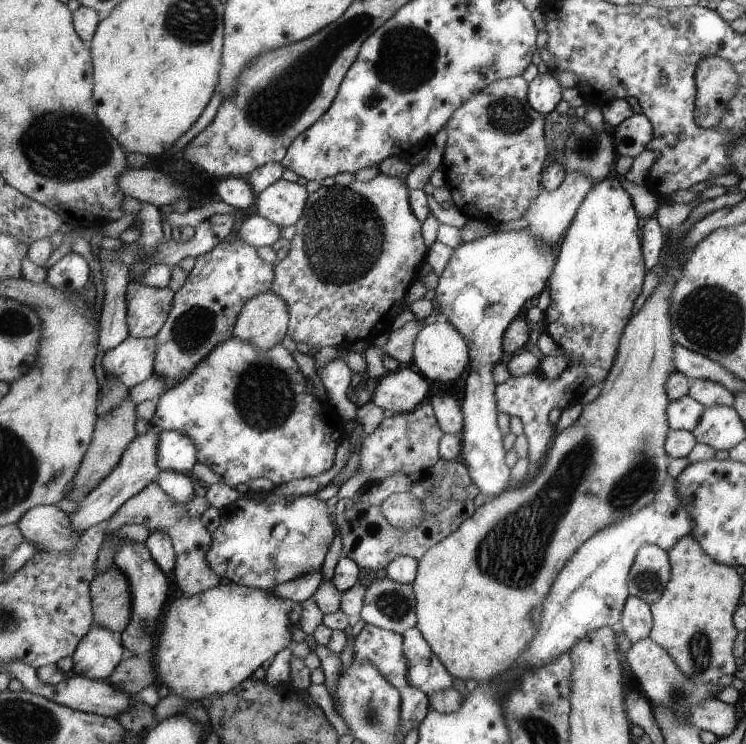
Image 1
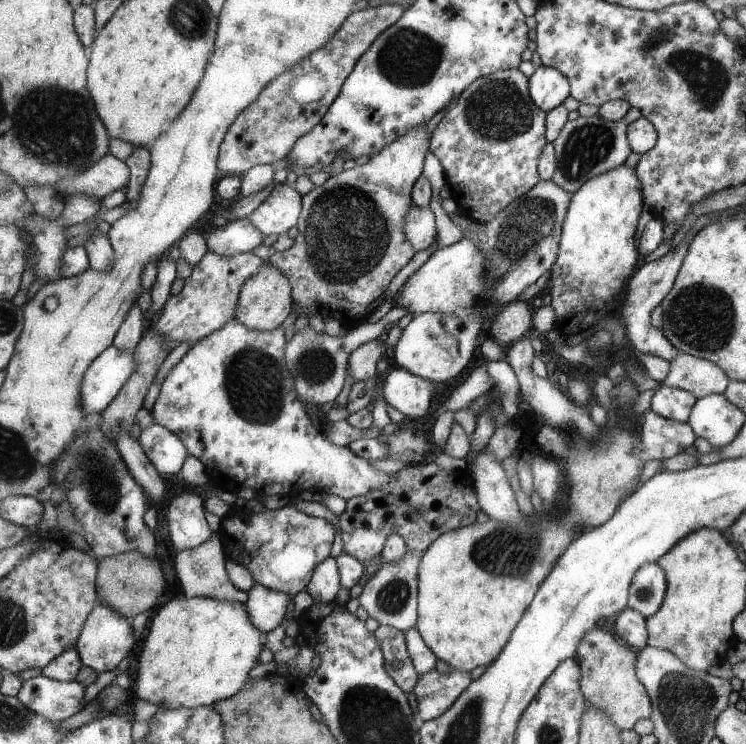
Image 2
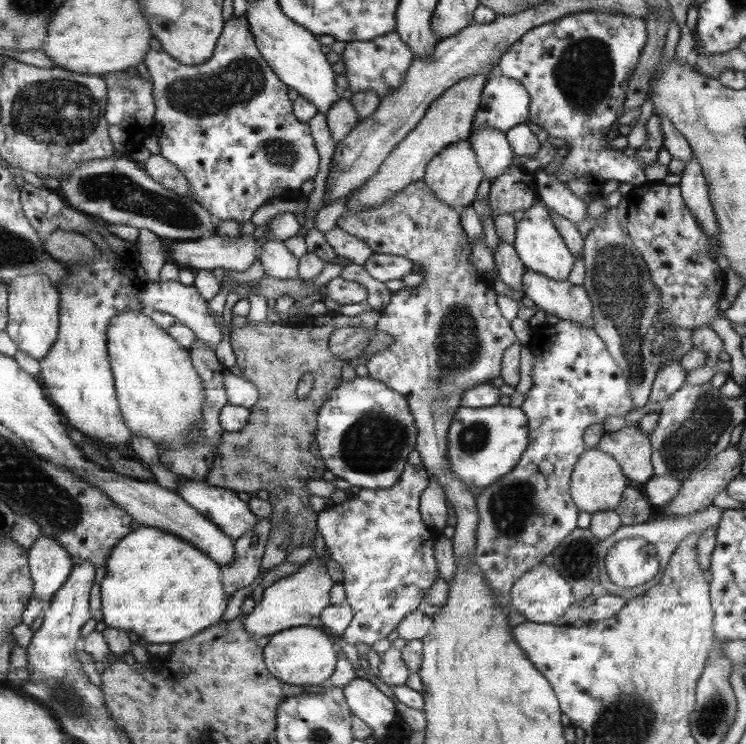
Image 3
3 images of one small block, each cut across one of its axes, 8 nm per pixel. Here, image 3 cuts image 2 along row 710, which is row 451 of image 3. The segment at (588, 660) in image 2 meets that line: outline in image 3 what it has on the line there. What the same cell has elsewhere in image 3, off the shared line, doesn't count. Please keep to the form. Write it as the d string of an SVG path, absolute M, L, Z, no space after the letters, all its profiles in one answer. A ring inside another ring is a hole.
M627 424L618 432L605 432L596 449L611 454L634 484L647 483L654 475L651 441L638 424Z

